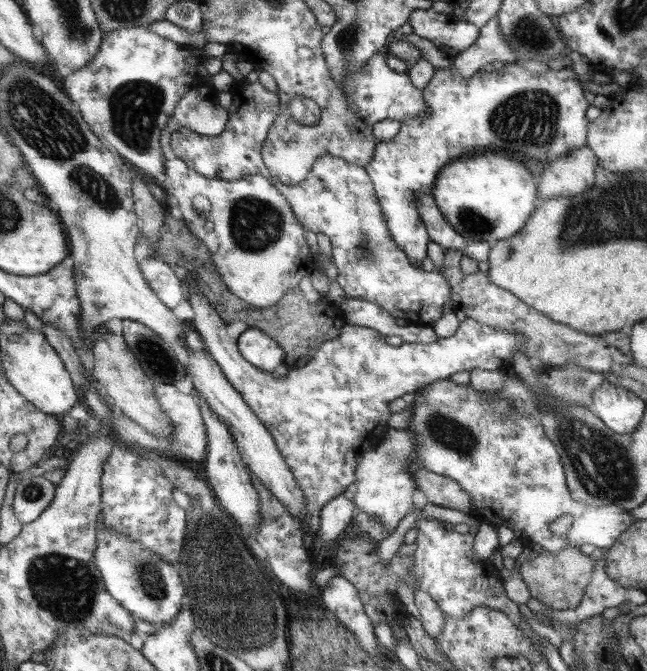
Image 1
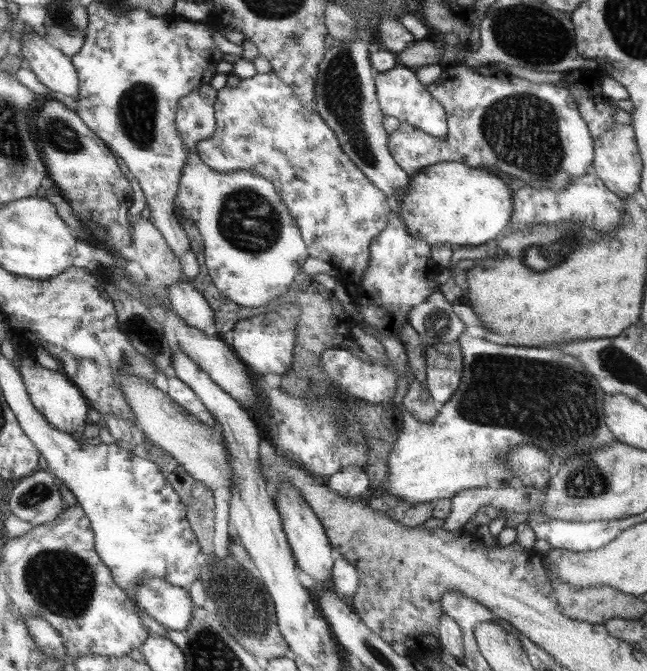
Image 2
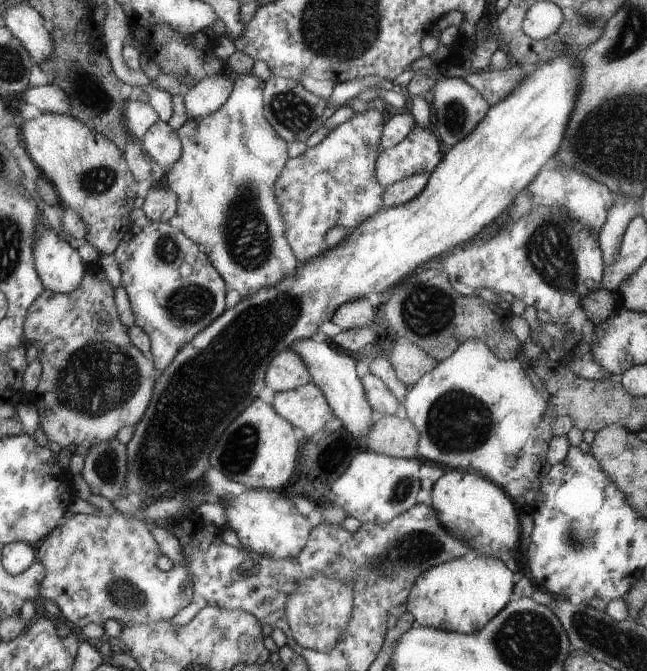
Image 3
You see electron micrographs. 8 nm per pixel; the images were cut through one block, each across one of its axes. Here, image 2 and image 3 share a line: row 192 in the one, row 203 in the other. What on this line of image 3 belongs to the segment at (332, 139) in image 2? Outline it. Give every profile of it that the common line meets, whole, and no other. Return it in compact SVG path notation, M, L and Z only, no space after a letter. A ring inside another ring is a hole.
M370 108L339 124L313 148L286 163L278 176L276 195L284 213L285 235L300 263L324 255L325 235L331 228L341 226L356 230L385 207L385 186L378 180L376 164L382 152L381 134L386 115Z

